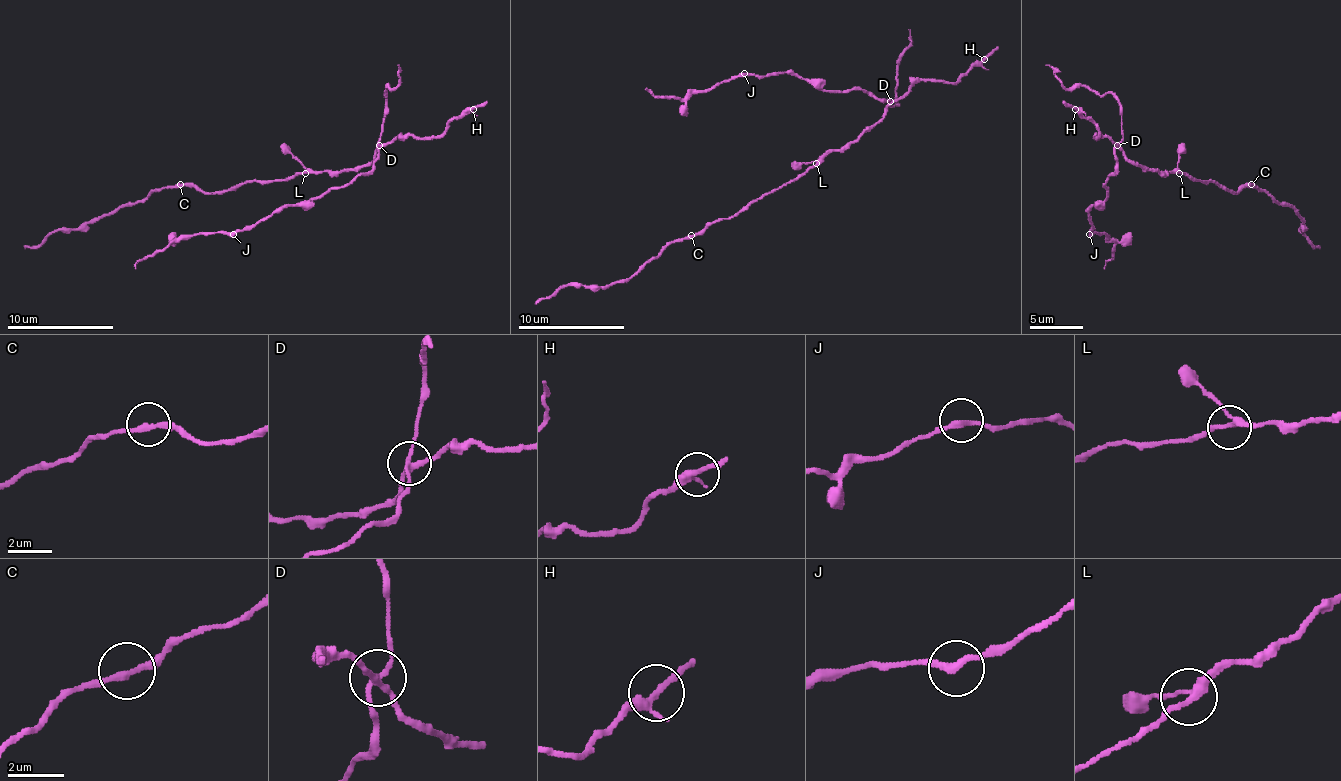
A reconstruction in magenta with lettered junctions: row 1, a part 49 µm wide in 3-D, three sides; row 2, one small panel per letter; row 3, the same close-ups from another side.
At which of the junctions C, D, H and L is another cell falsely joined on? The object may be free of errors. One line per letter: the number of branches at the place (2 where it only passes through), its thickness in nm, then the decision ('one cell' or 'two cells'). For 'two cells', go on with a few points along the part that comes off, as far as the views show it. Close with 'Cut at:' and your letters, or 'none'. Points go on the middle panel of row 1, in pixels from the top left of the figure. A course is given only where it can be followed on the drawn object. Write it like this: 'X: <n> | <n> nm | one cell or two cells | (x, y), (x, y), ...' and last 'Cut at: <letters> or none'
C: 2 | 240 nm | one cell
D: 4 | 200 nm | two cells | (890, 102), (869, 97), (861, 89), (824, 91), (789, 73), (731, 75), (680, 99), (656, 97), (646, 89)
H: 3 | 260 nm | one cell
L: 3 | 240 nm | one cell
Cut at: D

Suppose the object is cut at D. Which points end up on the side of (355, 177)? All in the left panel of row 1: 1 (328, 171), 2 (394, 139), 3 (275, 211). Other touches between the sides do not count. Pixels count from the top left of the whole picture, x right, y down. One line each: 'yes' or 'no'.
1: no
2: no
3: yes

